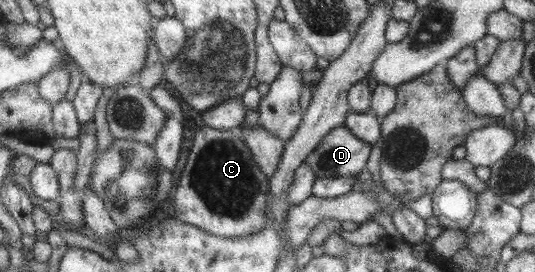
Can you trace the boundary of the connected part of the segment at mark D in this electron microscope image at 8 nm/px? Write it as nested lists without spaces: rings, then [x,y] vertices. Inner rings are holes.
[[[341,126],[322,140],[322,144],[307,157],[306,162],[314,168],[319,179],[324,179],[324,173],[326,178],[350,177],[366,169],[370,153],[372,145]],[[320,167],[324,171],[320,171]]]

